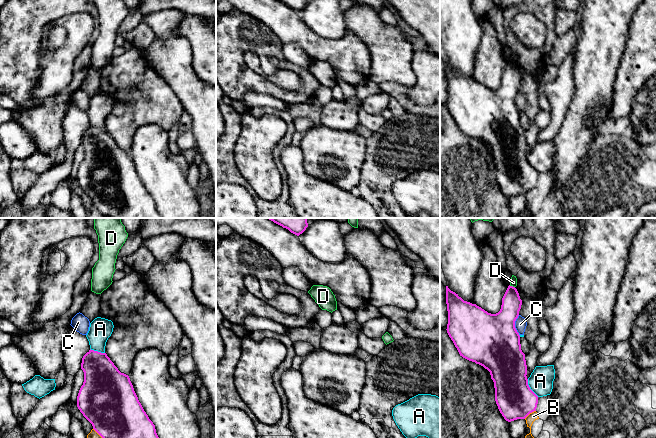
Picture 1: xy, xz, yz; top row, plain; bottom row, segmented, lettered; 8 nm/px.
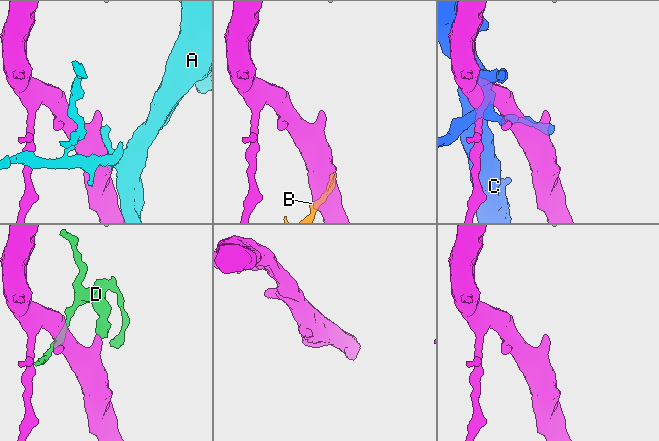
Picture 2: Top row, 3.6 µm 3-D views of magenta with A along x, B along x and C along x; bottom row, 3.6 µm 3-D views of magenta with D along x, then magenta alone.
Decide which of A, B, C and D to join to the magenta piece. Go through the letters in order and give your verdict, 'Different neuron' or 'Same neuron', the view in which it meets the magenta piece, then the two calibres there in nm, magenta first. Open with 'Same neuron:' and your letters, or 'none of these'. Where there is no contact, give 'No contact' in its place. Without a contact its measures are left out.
Same neuron: none of these
A: Different neuron. Touches magenta in yz. Thickness 300 nm (magenta) against 190 nm
B: Different neuron. Touches magenta in yz. Thickness 300 nm (magenta) against 70 nm
C: Different neuron. Touches magenta in yz. Thickness 440 nm (magenta) against 100 nm
D: Different neuron. Touches magenta in yz. Thickness 160 nm (magenta) against 50 nm

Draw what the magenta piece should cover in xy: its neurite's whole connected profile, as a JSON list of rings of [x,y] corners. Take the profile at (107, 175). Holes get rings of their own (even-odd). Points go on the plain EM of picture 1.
[[[89,126],[82,134],[84,158],[77,183],[106,218],[162,218],[144,187],[128,151],[121,149],[106,129]]]

